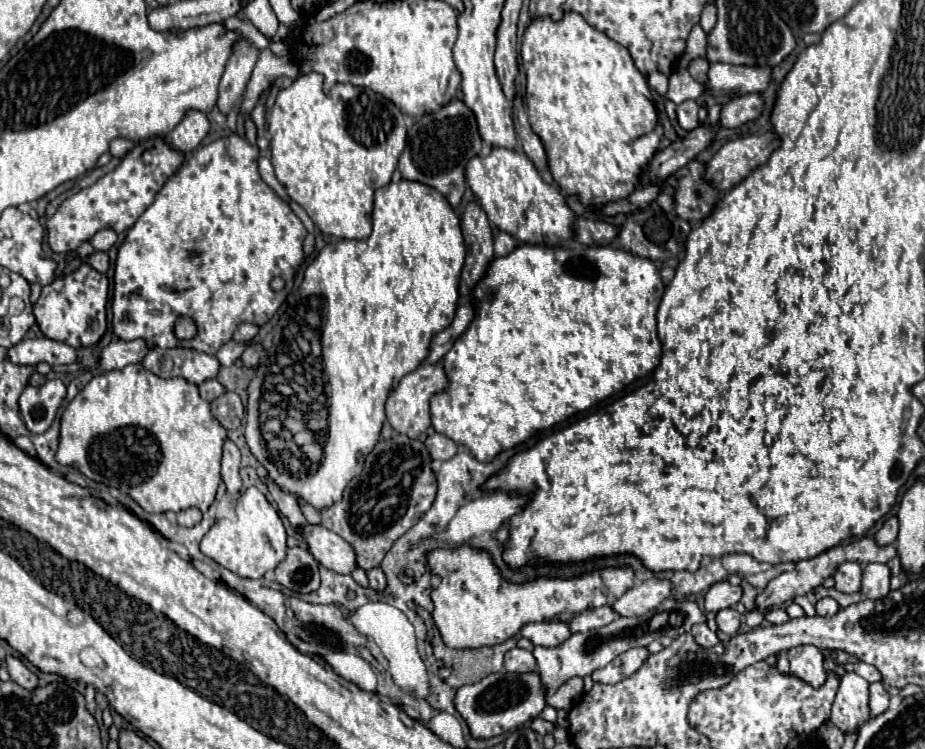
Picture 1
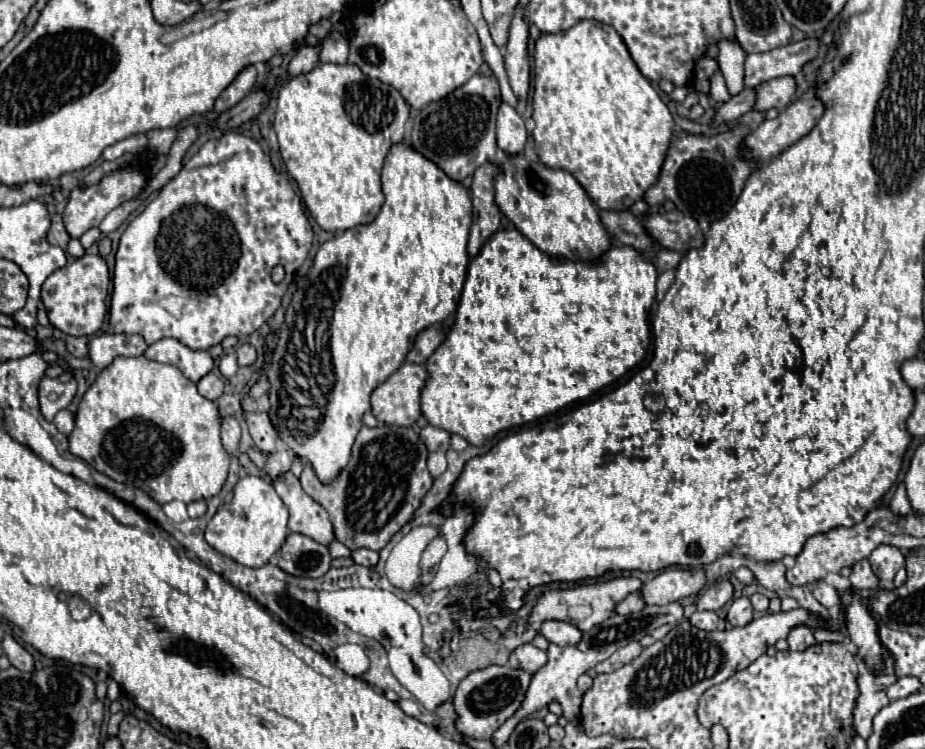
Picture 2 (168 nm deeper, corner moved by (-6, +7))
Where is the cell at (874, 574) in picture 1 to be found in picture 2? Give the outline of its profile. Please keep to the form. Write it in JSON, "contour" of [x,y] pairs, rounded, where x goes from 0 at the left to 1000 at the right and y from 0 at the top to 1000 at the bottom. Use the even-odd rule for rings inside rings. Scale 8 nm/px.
{"contour":[[[949,728],[941,744],[938,744],[945,765],[951,770],[951,776],[956,781],[962,781],[969,762],[973,757],[977,757],[977,738],[971,730],[962,730],[962,728]]]}

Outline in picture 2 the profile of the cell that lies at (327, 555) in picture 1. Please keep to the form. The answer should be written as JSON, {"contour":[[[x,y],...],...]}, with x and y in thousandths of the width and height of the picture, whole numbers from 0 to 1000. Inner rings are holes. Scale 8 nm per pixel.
{"contour":[[[314,629],[301,634],[294,642],[298,658],[303,666],[309,672],[314,680],[314,693],[311,693],[311,706],[316,712],[326,712],[337,717],[339,722],[355,728],[361,720],[359,698],[355,693],[352,680],[339,669],[324,648],[322,637],[318,637]]]}

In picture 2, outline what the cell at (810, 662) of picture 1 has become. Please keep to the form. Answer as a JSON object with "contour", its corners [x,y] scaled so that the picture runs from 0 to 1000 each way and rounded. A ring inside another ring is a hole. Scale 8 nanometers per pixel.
{"contour":[[[863,834],[863,837],[856,837],[852,850],[850,850],[852,861],[854,861],[854,869],[869,869],[871,864],[880,861],[882,853],[878,848],[878,840],[871,837],[871,834]]]}

